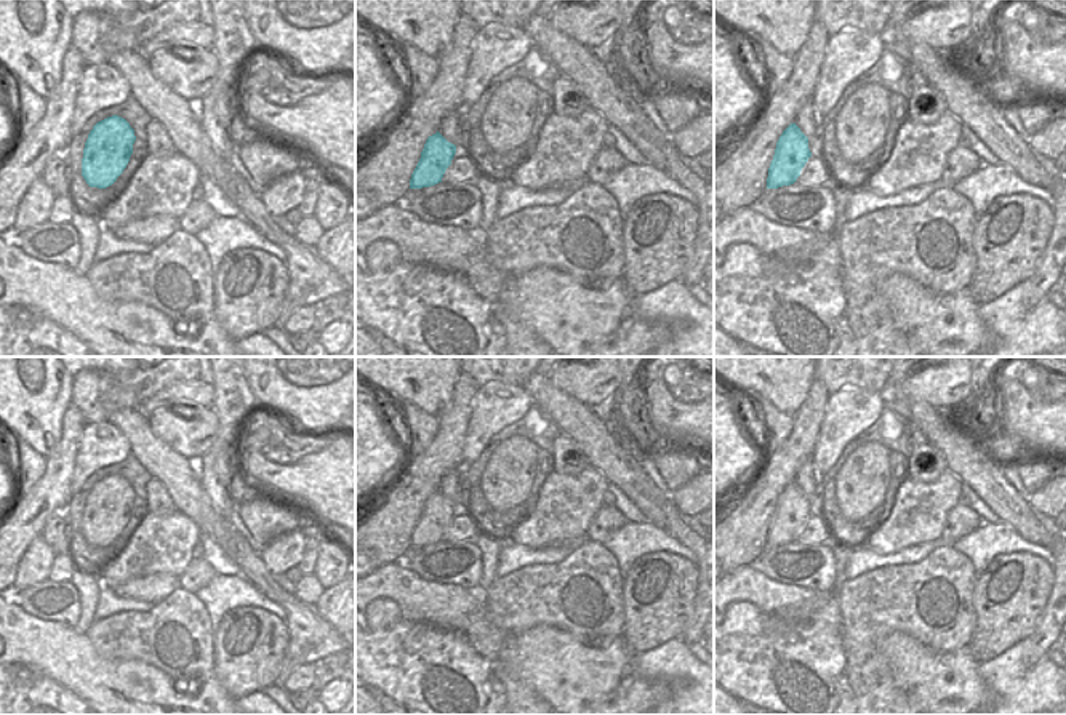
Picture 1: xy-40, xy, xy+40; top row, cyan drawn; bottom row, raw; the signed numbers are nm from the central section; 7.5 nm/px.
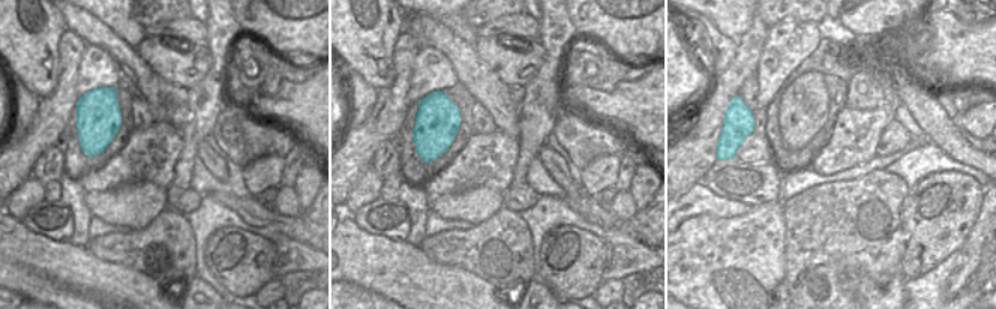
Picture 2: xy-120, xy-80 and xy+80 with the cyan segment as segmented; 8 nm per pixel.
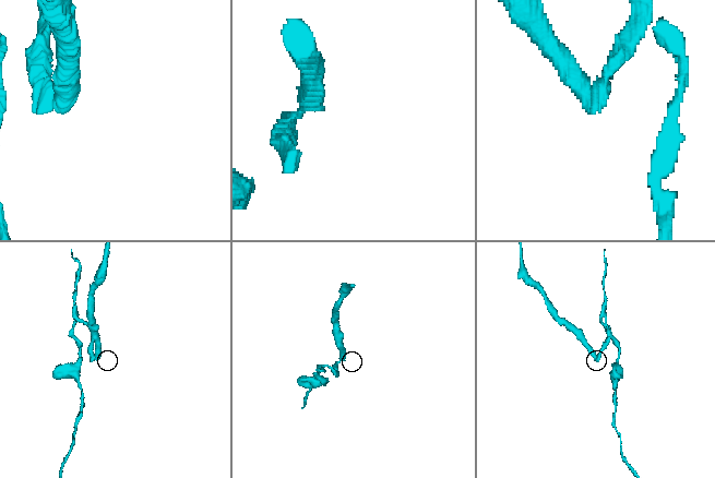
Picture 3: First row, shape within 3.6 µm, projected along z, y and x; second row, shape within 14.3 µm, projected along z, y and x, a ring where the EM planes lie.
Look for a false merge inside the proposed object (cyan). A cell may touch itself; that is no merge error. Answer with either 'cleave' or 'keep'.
cleave

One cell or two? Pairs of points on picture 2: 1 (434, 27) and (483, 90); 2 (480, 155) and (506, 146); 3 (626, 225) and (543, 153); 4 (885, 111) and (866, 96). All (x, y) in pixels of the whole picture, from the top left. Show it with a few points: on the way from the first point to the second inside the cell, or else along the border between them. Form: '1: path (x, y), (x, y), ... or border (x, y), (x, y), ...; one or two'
1: path (447, 42), (465, 60), (474, 75); one
2: path (486, 149), (500, 147); one
3: path (603, 218), (560, 176); one
4: border (893, 96), (867, 110), (845, 105); two

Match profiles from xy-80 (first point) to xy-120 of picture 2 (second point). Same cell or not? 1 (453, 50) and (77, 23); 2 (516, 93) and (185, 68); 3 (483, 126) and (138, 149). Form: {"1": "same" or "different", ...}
{"1": "same", "2": "different", "3": "different"}

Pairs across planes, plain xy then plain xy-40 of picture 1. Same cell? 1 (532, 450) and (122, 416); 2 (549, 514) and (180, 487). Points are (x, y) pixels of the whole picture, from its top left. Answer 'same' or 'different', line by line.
1: same
2: same

